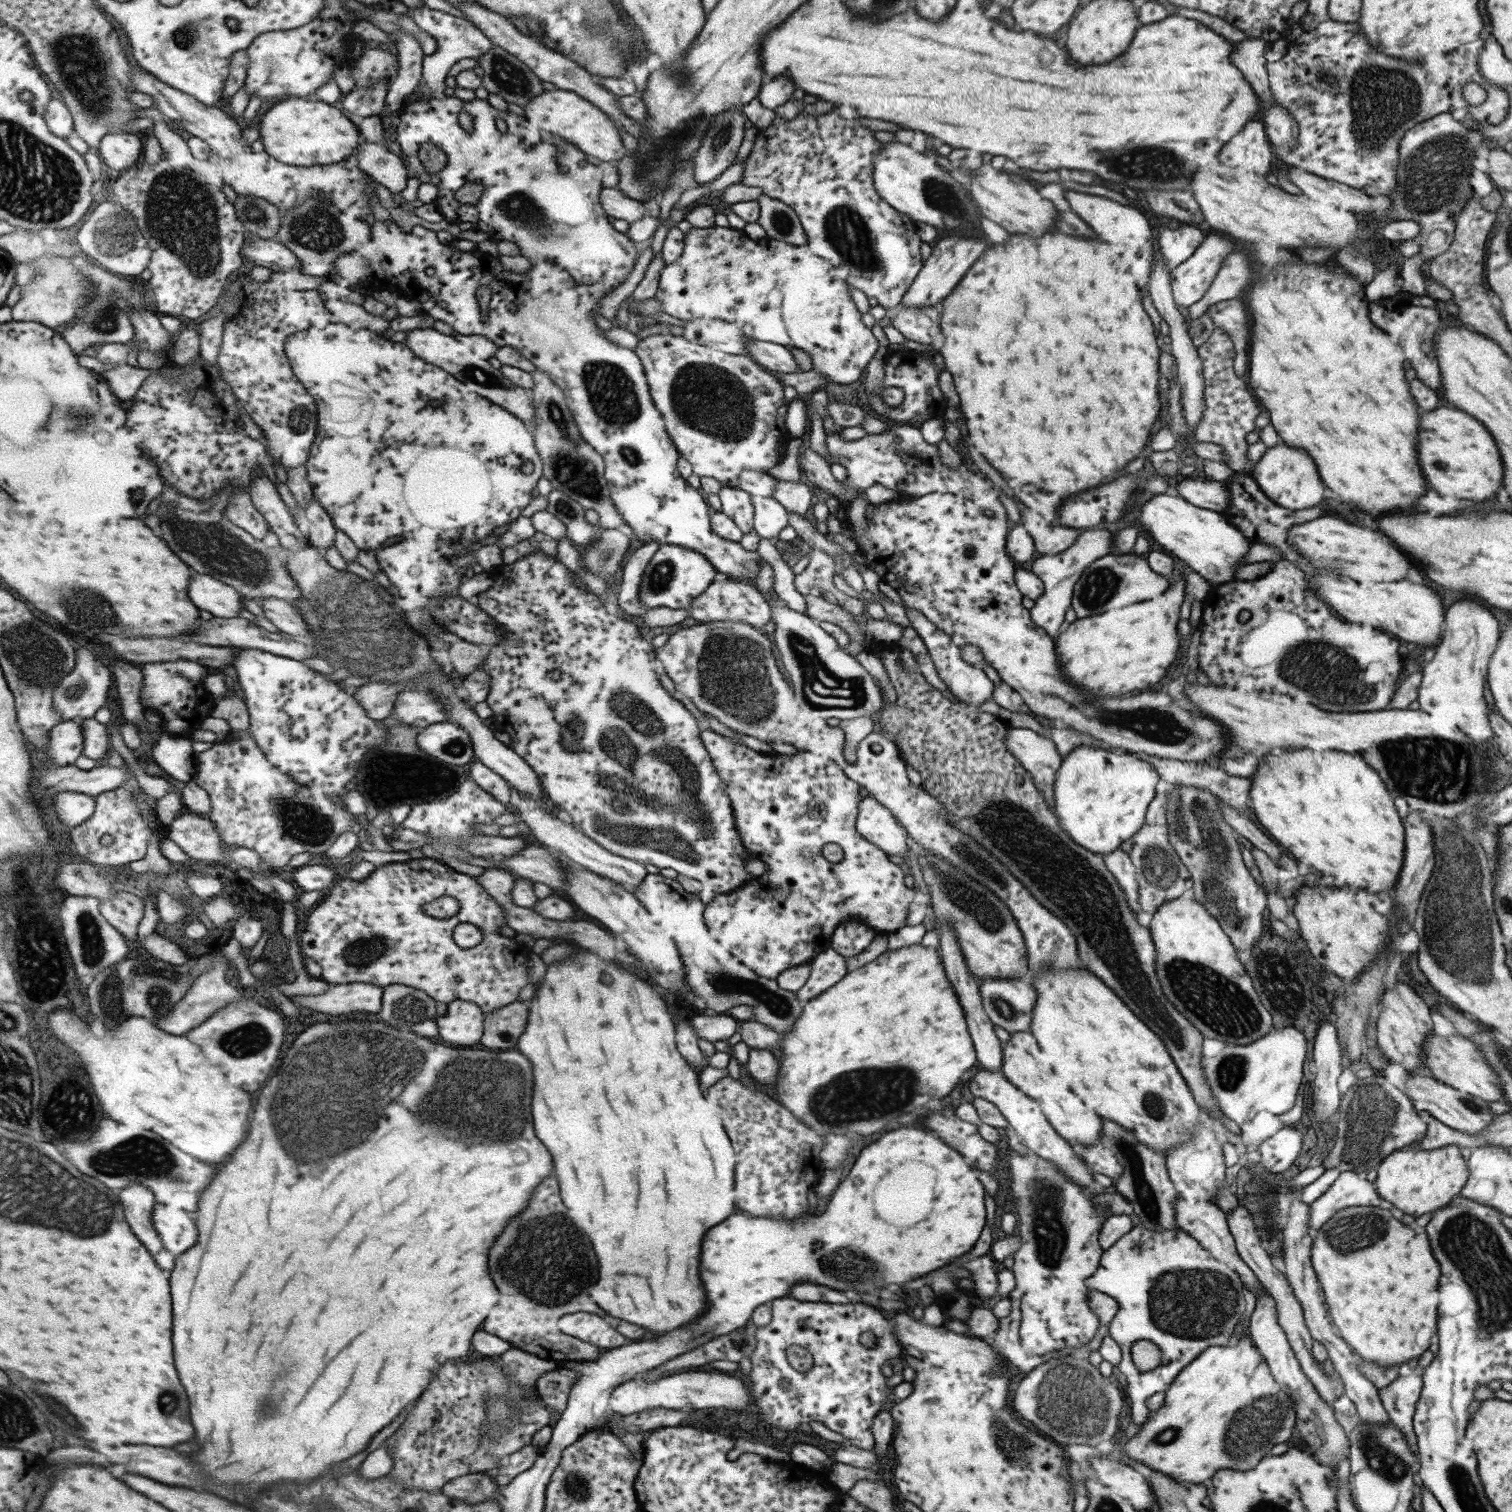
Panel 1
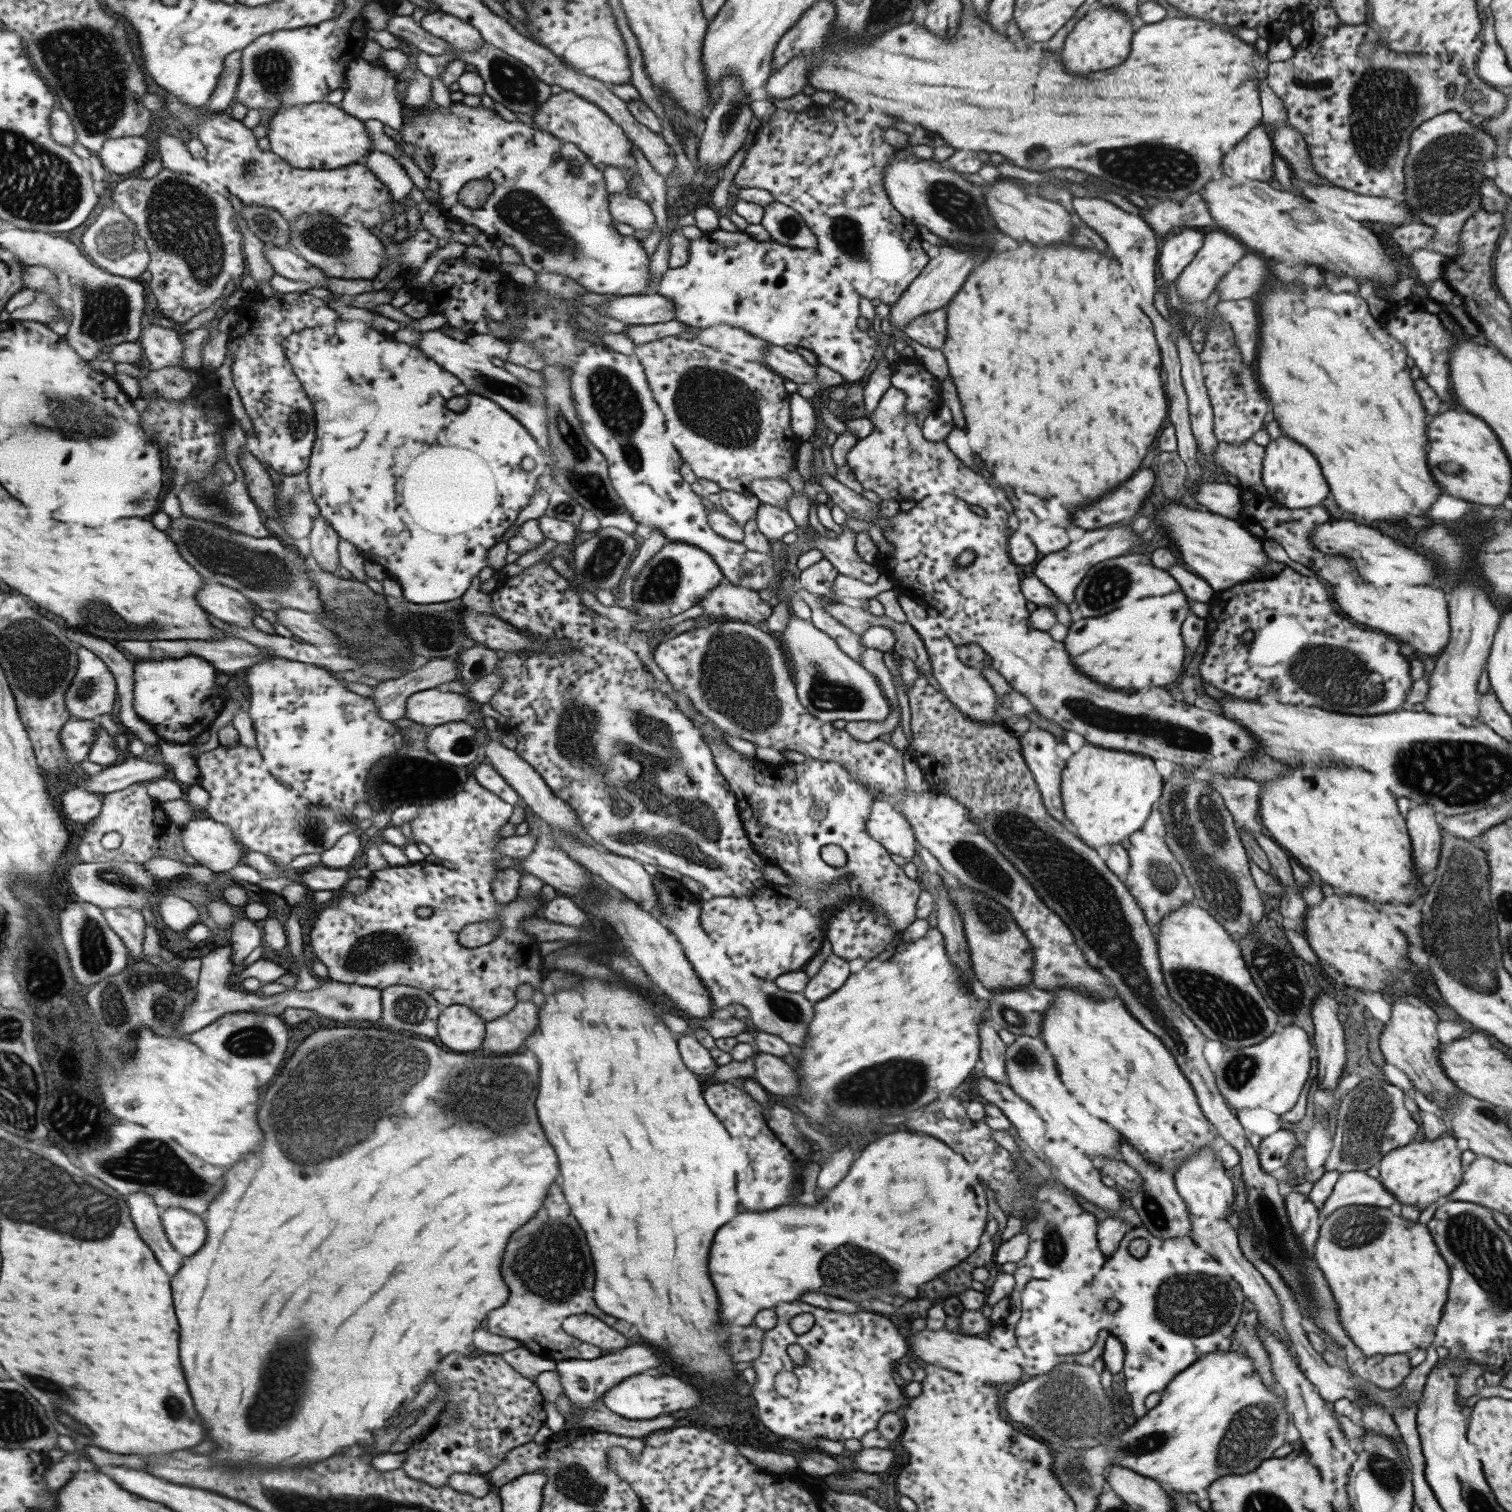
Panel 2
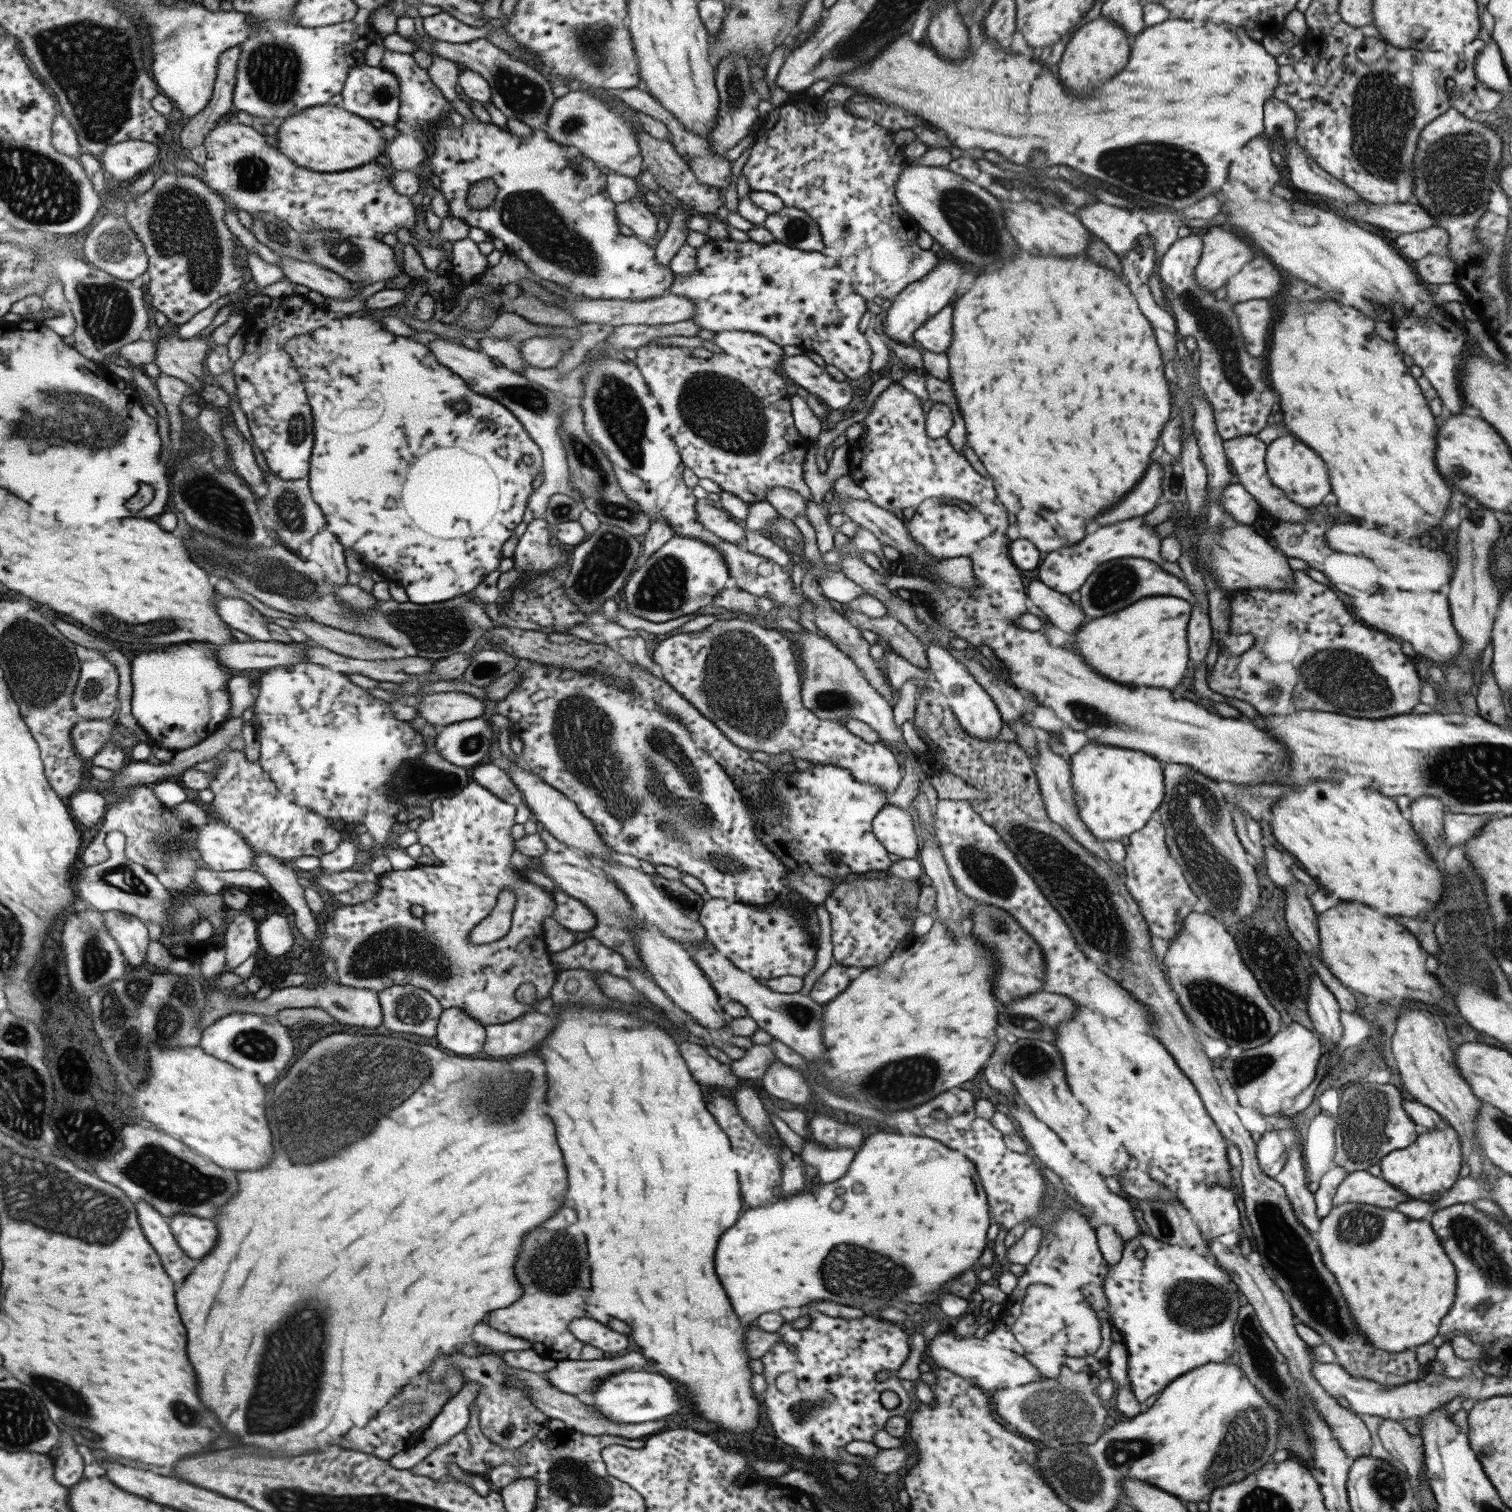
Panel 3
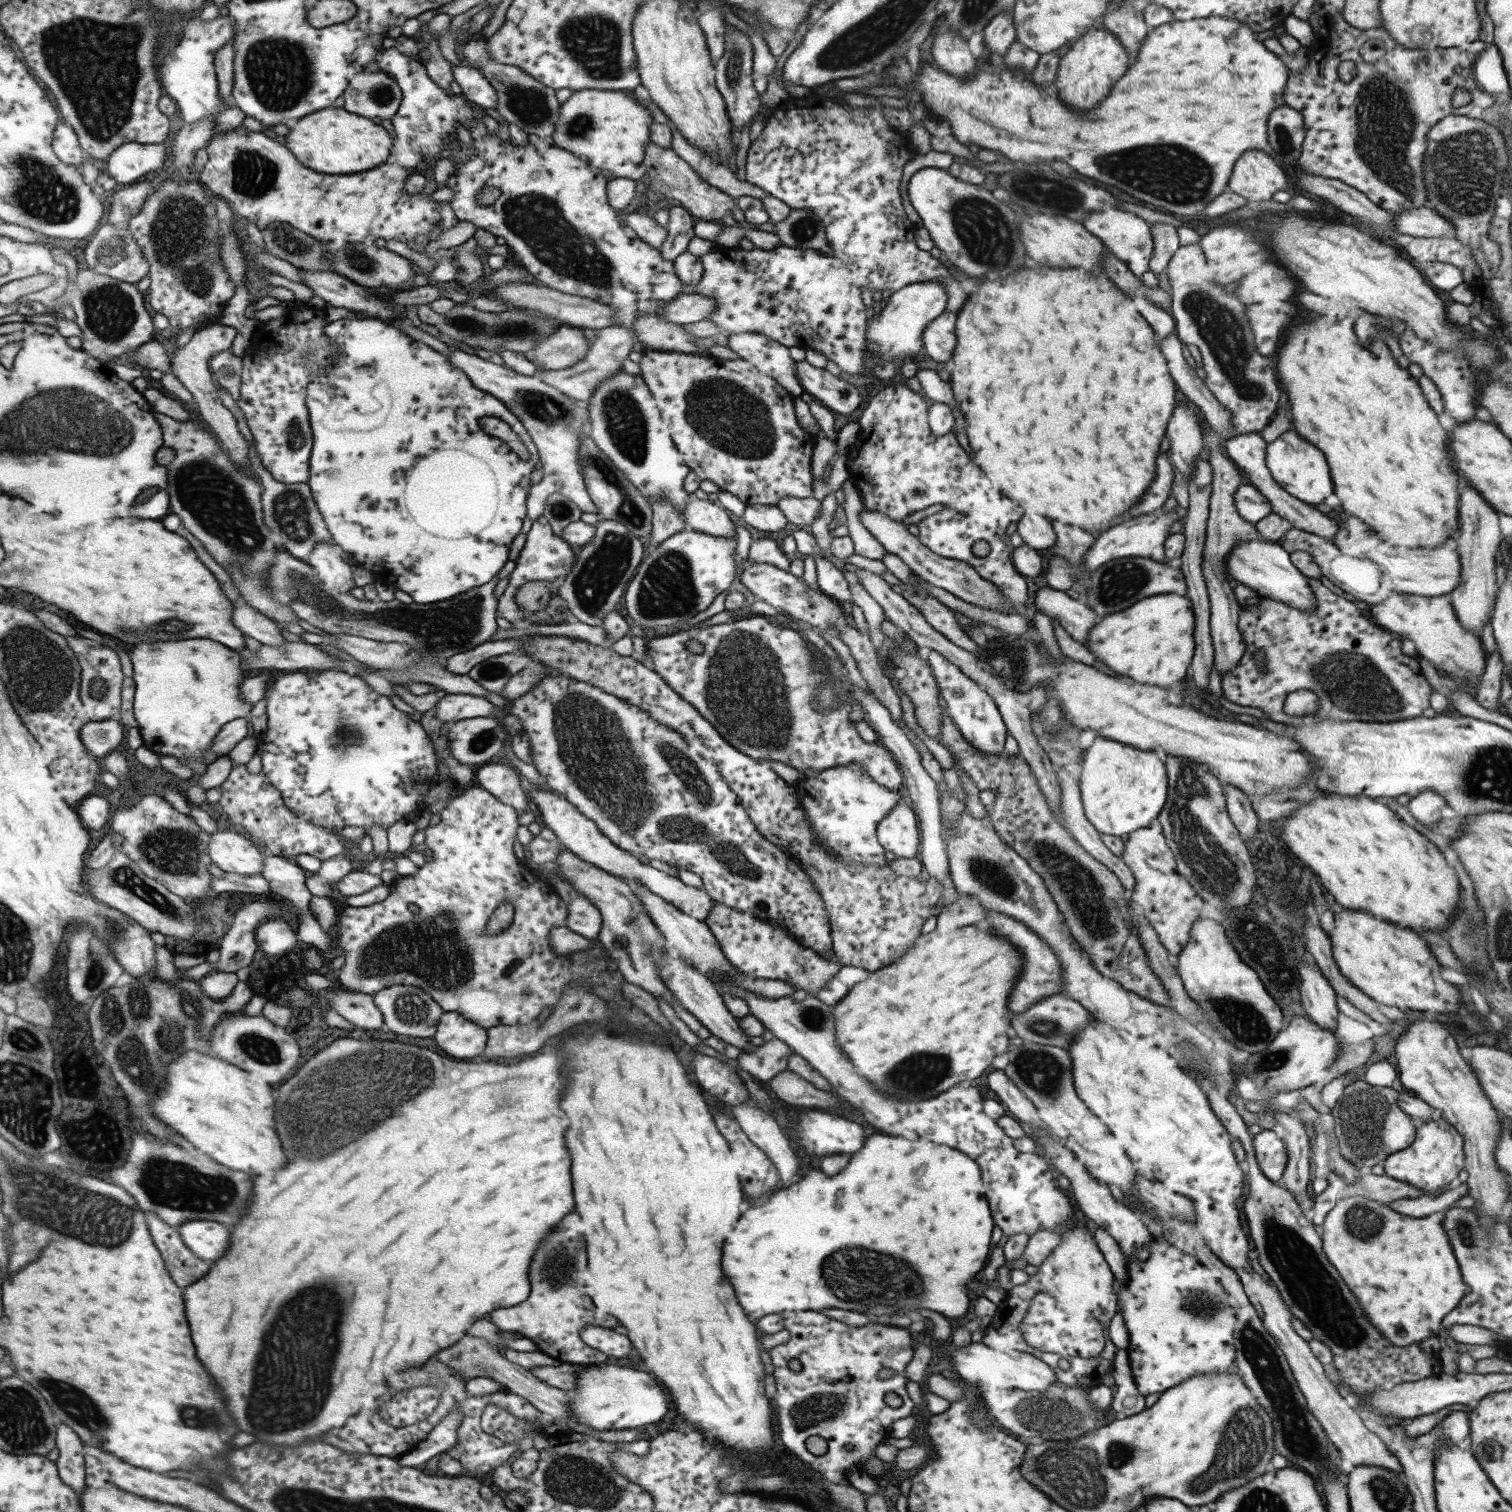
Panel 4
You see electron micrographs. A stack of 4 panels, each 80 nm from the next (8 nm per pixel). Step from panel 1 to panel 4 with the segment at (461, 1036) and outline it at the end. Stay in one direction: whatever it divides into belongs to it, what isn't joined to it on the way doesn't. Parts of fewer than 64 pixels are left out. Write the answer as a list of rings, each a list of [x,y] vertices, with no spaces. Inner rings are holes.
[[[445,1011],[433,1038],[453,1058],[475,1058],[486,1052],[489,1042],[488,1029],[453,1011]]]

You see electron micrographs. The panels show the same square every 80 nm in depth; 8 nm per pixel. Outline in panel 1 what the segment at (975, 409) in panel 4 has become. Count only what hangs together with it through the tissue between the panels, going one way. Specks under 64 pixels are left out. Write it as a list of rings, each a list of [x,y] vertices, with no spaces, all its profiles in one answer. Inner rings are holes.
[[[1043,234],[1039,238],[1009,236],[1003,244],[987,248],[979,260],[975,260],[965,276],[938,305],[940,342],[937,351],[943,358],[944,370],[952,376],[953,386],[959,397],[959,409],[964,416],[967,434],[963,439],[971,444],[988,464],[1004,478],[1008,488],[1022,504],[1037,512],[1046,522],[1055,518],[1055,510],[1062,496],[1095,488],[1101,478],[1119,472],[1129,460],[1137,458],[1139,450],[1146,446],[1151,424],[1158,420],[1159,398],[1157,398],[1157,368],[1159,360],[1158,341],[1153,333],[1151,320],[1143,312],[1137,296],[1137,284],[1131,282],[1127,270],[1131,270],[1131,258],[1125,246],[1113,246],[1103,240],[1089,240],[1065,236],[1065,234]]]

